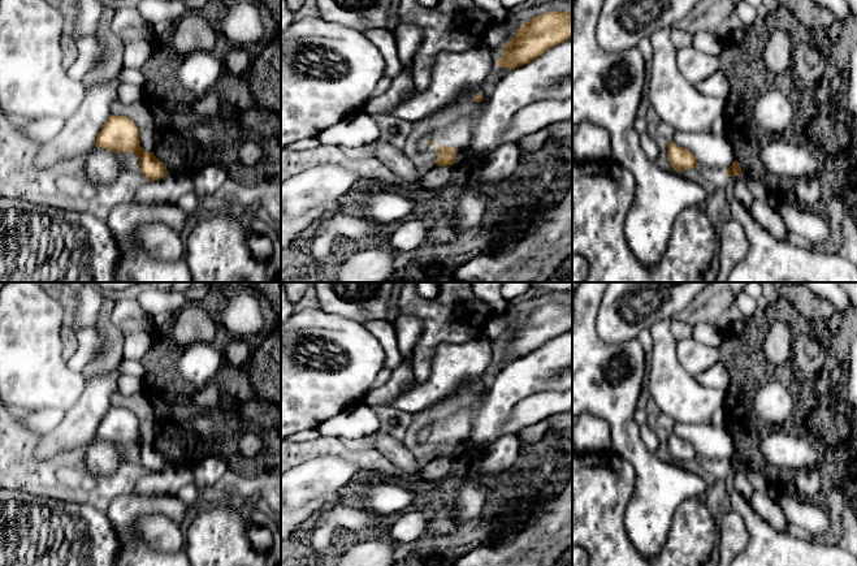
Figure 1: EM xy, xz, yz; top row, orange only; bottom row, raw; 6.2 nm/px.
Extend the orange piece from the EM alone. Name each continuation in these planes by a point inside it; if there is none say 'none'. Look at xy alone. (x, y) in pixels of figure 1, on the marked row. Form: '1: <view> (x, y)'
none

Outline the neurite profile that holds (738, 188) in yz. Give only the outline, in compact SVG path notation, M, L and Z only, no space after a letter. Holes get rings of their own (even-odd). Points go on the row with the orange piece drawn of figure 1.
M744 174L730 177L728 196L737 199L743 206L750 208L754 198L748 187L748 178Z

